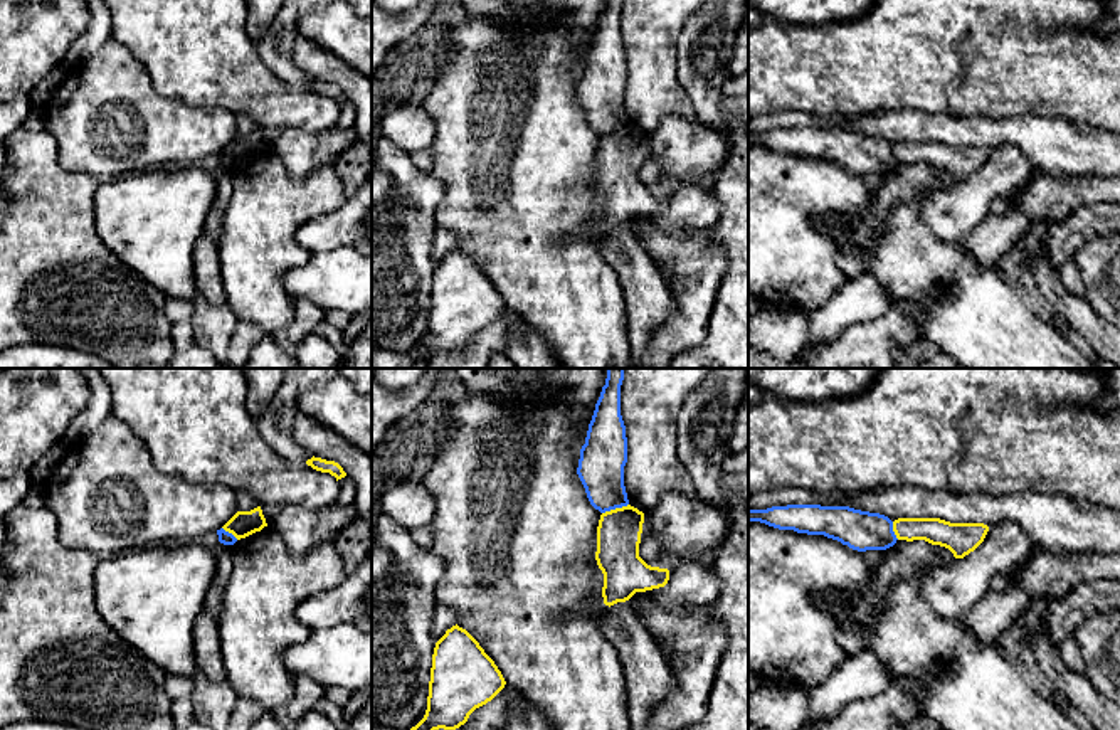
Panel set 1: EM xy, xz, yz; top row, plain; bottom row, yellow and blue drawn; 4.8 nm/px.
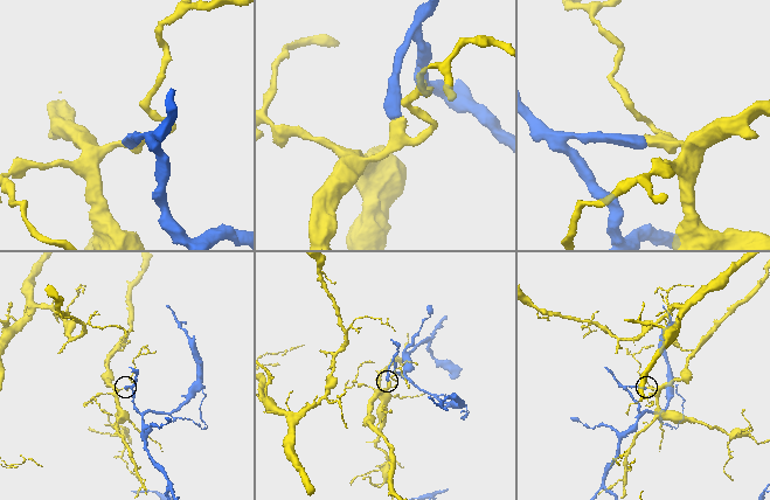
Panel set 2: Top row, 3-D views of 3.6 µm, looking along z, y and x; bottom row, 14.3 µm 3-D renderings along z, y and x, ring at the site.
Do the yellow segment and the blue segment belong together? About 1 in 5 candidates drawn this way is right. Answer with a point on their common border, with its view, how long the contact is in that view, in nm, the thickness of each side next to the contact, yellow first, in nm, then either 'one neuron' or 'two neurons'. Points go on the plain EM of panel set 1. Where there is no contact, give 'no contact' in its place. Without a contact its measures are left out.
xz (616, 132) | 140 nm | 220/220 nm | two neurons

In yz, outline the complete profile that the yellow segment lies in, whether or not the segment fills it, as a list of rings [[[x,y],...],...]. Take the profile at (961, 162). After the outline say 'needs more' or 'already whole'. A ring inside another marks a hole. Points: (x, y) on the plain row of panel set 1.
[[[898,141],[893,145],[898,163],[925,163],[948,172],[955,182],[974,175],[985,161],[989,150],[984,146],[950,146],[940,141]]]; already whole

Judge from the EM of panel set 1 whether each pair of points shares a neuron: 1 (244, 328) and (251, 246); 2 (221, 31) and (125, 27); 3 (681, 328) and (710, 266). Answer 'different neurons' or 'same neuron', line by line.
1: different neurons
2: same neuron
3: same neuron

